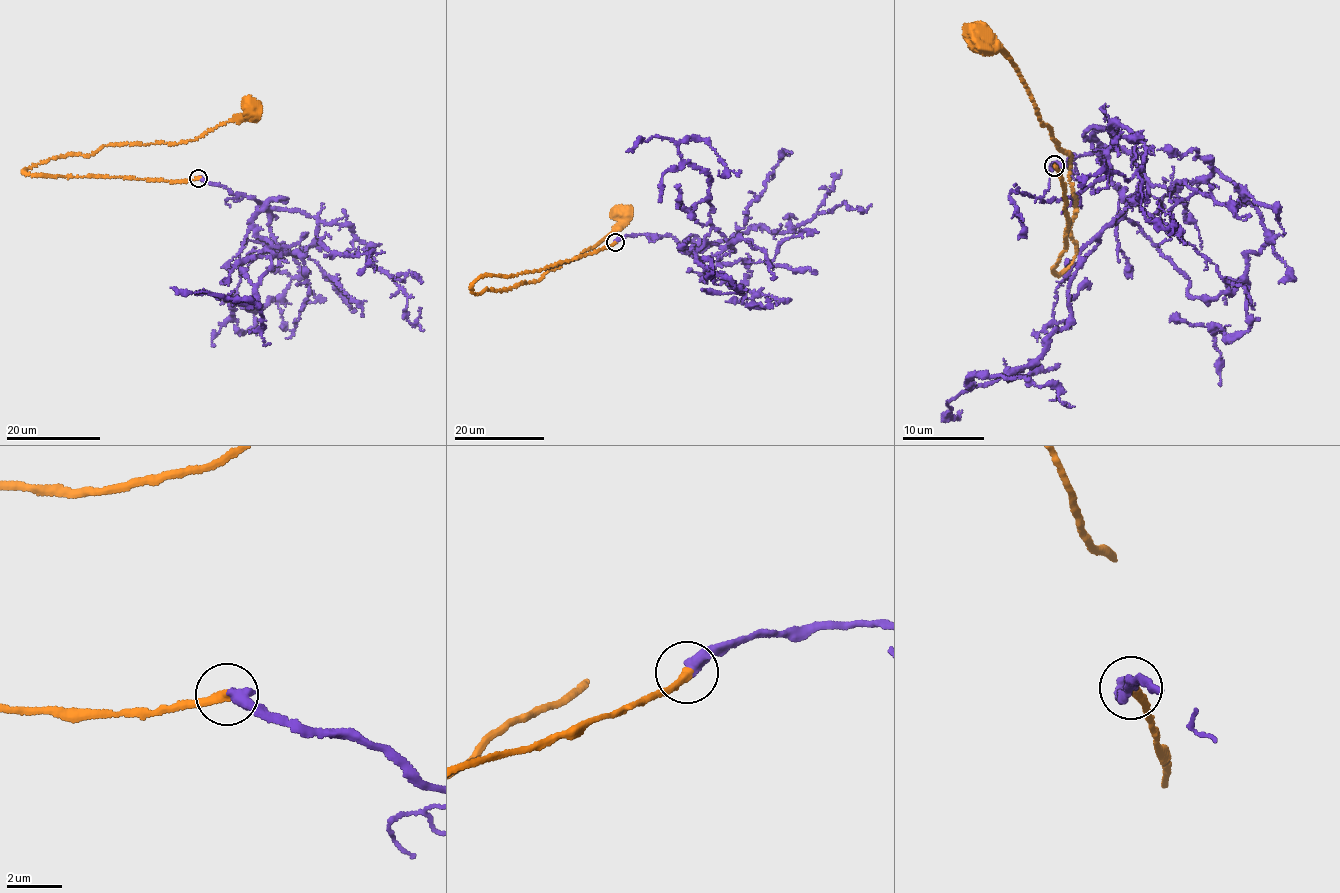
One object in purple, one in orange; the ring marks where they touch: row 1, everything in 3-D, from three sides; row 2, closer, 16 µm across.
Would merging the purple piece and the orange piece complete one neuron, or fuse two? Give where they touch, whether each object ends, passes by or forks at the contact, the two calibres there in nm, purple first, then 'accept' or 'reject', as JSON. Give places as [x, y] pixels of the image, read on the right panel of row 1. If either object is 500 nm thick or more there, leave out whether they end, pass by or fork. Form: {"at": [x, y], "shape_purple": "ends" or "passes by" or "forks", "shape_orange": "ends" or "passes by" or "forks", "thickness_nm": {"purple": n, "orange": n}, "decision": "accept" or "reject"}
{"at": [1054, 166], "shape_purple": "ends", "shape_orange": "ends", "thickness_nm": {"purple": 480, "orange": 340}, "decision": "accept"}

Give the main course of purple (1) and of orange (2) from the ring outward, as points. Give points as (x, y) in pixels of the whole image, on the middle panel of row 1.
1: (615, 241), (708, 243), (696, 258), (705, 271), (753, 301), (687, 271)
2: (615, 241), (539, 270), (484, 275), (472, 287), (477, 294), (538, 281), (589, 249), (627, 218), (625, 212)

